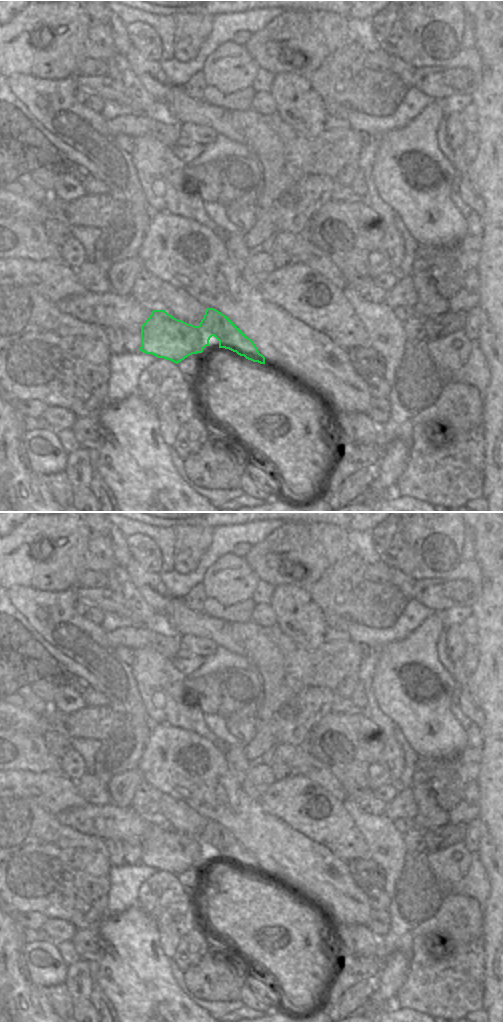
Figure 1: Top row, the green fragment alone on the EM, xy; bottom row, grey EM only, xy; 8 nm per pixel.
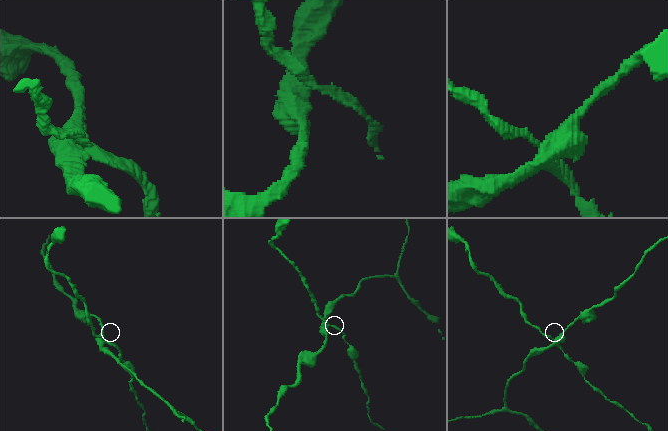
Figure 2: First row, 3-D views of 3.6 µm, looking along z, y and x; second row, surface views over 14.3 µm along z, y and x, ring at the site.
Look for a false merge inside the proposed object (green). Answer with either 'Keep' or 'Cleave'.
Cleave

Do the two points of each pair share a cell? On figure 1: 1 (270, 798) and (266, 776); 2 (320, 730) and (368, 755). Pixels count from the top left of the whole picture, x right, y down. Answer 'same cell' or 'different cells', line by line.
1: different cells
2: same cell

